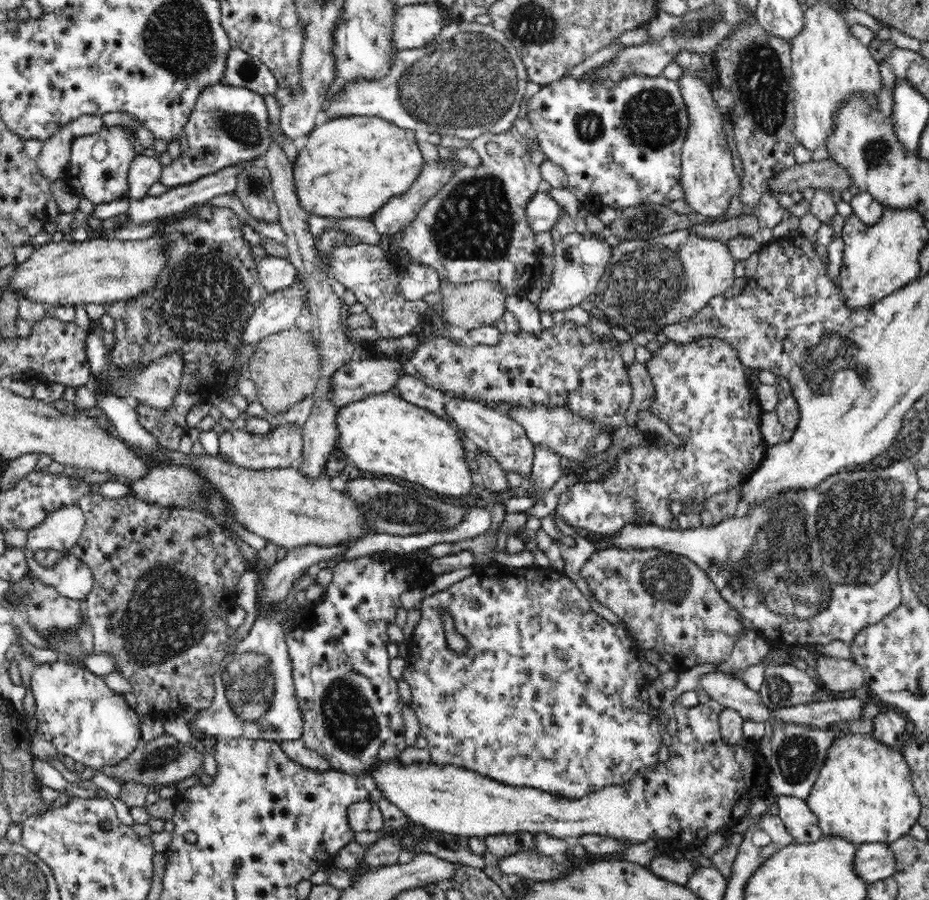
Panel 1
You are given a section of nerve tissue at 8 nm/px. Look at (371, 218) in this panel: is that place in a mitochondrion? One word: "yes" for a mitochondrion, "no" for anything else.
no

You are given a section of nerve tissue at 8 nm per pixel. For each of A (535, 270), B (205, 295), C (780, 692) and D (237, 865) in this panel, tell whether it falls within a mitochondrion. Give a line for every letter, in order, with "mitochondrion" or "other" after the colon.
A: other
B: mitochondrion
C: mitochondrion
D: other

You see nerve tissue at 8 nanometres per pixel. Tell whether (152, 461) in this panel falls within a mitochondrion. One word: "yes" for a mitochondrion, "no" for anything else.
no

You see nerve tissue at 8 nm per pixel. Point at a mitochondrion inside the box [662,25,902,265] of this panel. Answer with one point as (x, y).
(766, 94)

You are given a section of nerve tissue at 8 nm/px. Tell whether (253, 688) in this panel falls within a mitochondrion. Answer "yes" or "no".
yes

